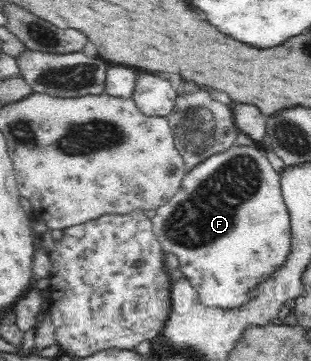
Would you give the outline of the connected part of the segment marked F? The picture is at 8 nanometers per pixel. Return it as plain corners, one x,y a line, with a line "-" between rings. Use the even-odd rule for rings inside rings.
254,146
230,147
228,151
216,153
216,155
207,157
198,165
193,166
184,175
179,192
171,200
168,200
164,205
156,209
156,213
154,213
154,217
151,220
153,232
160,242
161,250
164,255
171,253
173,256
176,256
178,268
182,271
182,279
188,281
189,285
193,287
193,291
197,293
197,301
205,308
224,309
226,312
238,312
244,305
248,305
252,299
255,299
259,285
266,282
279,271
278,269
282,269
286,265
288,255
292,253
292,245
294,244
294,241
291,241
292,226
290,212
282,195
280,175
268,162
265,152

